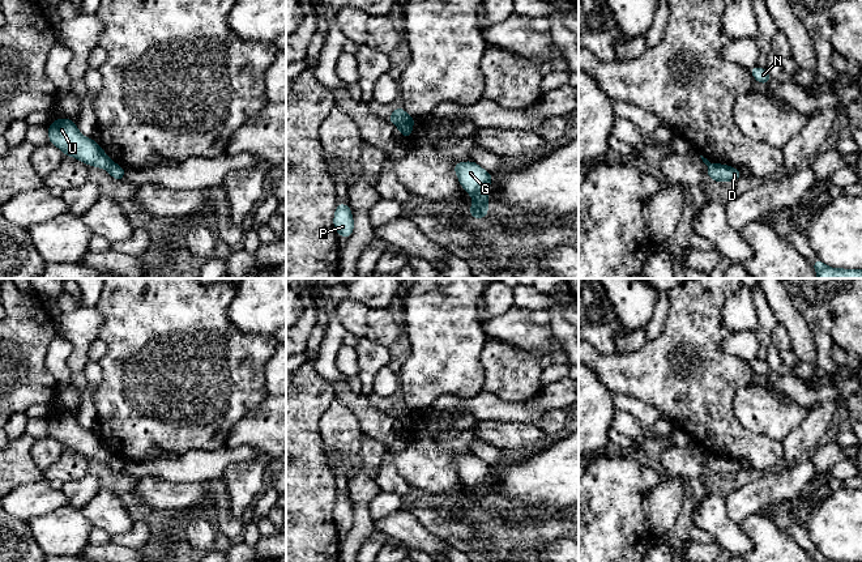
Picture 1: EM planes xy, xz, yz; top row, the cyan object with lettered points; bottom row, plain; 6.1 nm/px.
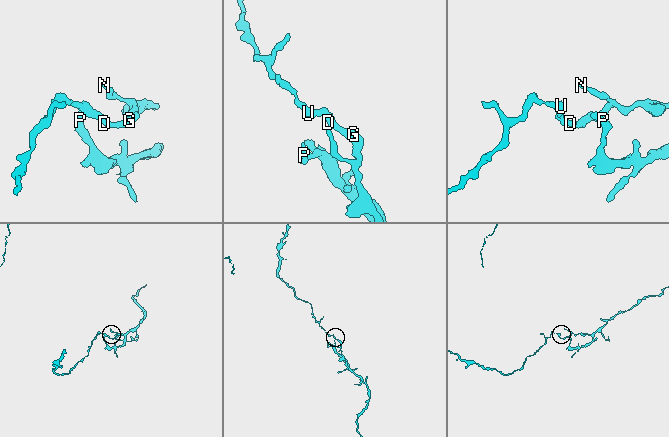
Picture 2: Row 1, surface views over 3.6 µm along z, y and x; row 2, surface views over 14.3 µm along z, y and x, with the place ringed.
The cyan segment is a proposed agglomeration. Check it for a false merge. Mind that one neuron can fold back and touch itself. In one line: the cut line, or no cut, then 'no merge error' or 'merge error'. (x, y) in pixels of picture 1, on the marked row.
cut in xz along (406, 115), (397, 126); merge error

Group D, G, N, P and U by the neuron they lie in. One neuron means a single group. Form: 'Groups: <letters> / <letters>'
Groups: D G N P / U

